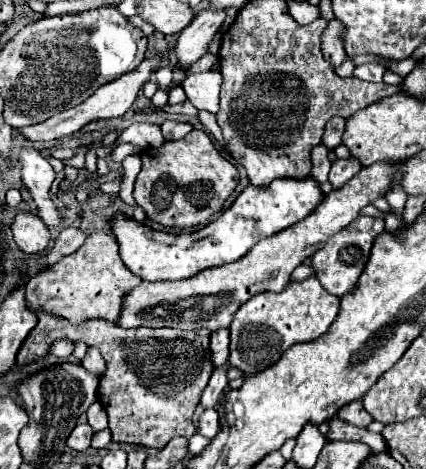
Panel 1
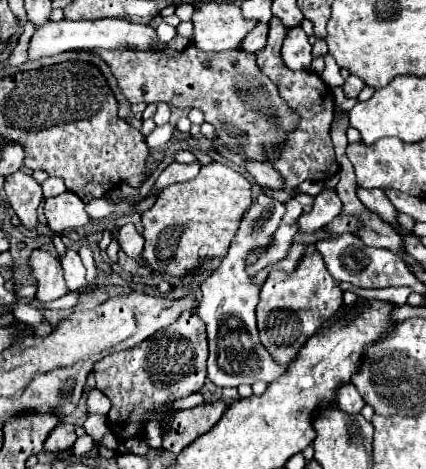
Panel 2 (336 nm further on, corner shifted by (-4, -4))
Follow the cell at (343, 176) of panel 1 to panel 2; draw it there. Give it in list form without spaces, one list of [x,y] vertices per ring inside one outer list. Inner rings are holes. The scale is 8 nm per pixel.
[[[323,189],[315,199],[313,209],[299,217],[299,229],[305,233],[319,231],[319,229],[323,229],[323,225],[327,225],[331,219],[335,219],[341,211],[343,211],[343,203],[341,203],[337,191]]]

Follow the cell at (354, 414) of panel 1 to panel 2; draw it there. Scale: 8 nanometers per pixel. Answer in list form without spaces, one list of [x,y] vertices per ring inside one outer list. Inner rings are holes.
[[[347,383],[337,391],[337,405],[341,411],[345,413],[361,413],[361,409],[365,407],[363,397],[357,393],[357,387]]]

